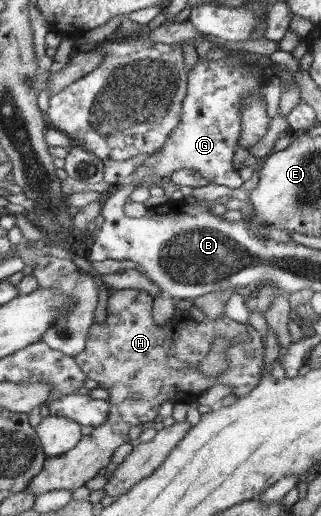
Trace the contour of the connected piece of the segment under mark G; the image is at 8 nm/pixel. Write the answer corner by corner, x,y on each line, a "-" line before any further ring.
198,59
198,63
194,65
194,69
192,71
187,71
187,93
185,97
185,101
183,102
183,114
180,119
179,126
176,127
174,131
172,131
170,137
167,139
167,143
164,143
164,146
161,147
160,150
157,150
154,154
151,154
151,157
148,157
134,173
132,173
131,181
134,183
140,182
140,178
144,176
144,174
150,174
150,176
154,176
156,179
162,179
163,177
172,177
172,173
177,173
180,169
184,168
186,171
198,170
200,175
204,176
204,178
208,178
210,183
215,183
218,185
225,185
226,187
230,187
230,189
240,189
243,187
244,181
240,174
234,170
234,163
232,162
232,157
236,151
236,145
239,143
239,138
242,137
243,125
242,125
242,116
239,115
240,110
240,100
242,100
242,94
248,94
248,92
252,92
252,90
260,90
260,94
262,93
262,88
266,85
266,79
260,79
260,77
256,77
251,72
252,64
244,65
244,67
240,67
240,65
234,65
230,63
228,59
210,59
210,61
206,61
206,59

